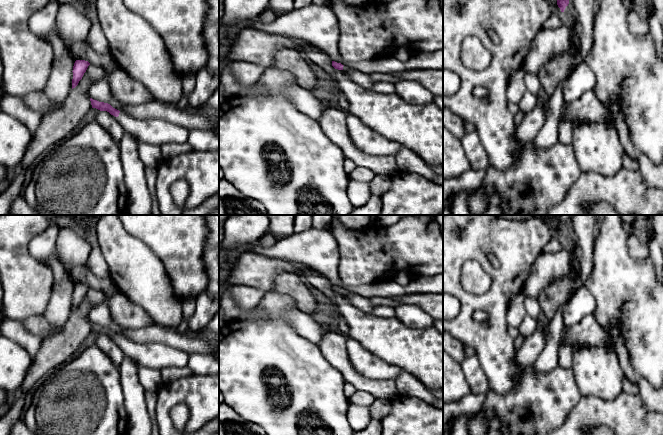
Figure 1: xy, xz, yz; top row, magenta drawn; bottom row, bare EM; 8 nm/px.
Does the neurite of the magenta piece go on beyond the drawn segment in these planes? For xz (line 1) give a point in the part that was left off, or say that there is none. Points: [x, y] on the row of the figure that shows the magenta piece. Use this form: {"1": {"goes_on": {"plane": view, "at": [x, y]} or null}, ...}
{"1": {"goes_on": {"plane": "xz", "at": [345, 68]}}}

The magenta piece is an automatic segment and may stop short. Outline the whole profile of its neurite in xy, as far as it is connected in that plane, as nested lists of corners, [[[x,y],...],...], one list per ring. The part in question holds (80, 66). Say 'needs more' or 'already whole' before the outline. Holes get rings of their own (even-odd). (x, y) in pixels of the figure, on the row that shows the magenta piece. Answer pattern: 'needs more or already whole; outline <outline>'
already whole; outline [[[76,60],[73,66],[72,89],[75,88],[82,79],[90,63],[85,60]]]

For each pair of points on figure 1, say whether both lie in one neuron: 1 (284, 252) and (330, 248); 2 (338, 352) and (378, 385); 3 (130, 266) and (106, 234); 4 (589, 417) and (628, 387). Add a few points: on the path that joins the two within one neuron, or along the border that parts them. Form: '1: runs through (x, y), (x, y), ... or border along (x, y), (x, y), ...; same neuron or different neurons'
1: runs through (295, 248), (319, 248); same neuron
2: runs through (342, 364), (360, 383), (366, 385); same neuron
3: runs through (128, 258), (114, 242); same neuron
4: border along (623, 390), (632, 394), (638, 393); different neurons

